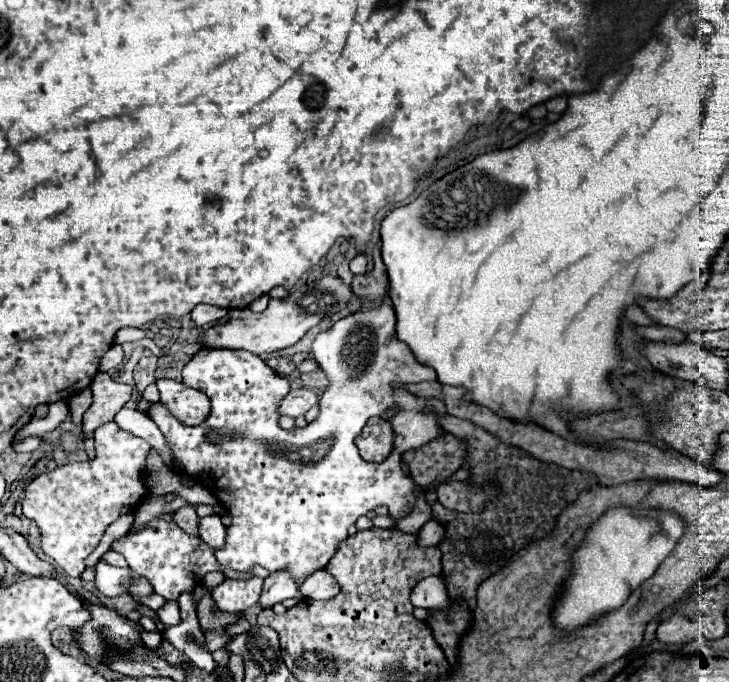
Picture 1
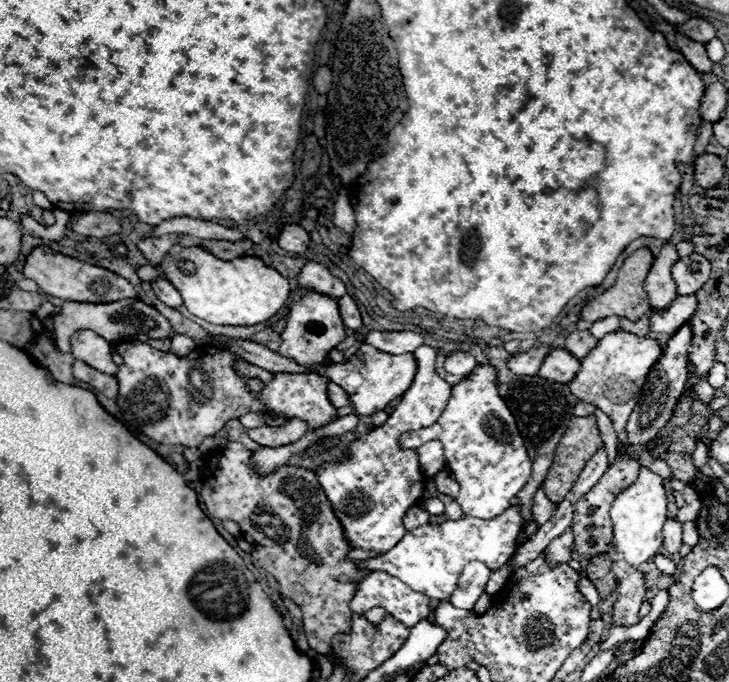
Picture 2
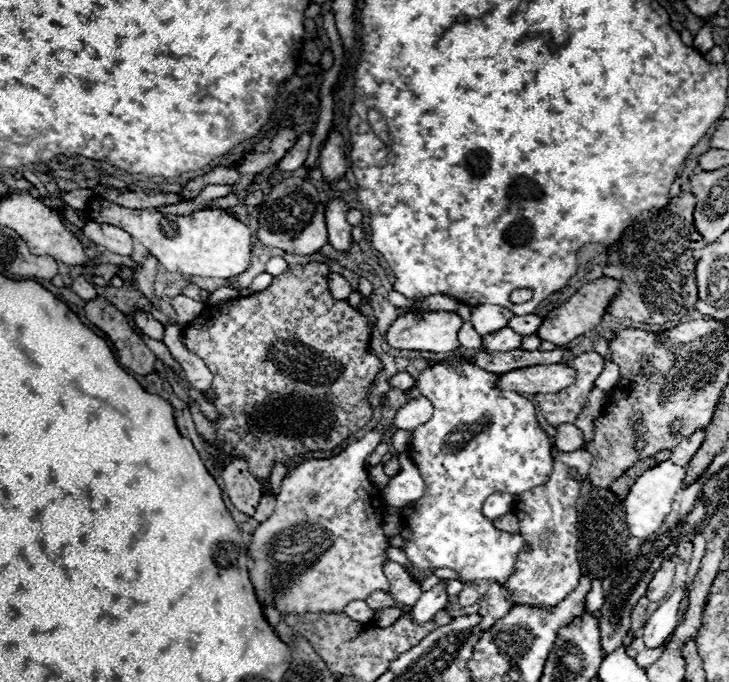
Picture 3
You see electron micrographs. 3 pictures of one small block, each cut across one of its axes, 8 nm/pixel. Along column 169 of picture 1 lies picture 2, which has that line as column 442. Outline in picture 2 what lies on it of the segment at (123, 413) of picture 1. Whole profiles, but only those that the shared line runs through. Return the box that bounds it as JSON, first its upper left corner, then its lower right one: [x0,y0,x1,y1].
[418,440,446,476]

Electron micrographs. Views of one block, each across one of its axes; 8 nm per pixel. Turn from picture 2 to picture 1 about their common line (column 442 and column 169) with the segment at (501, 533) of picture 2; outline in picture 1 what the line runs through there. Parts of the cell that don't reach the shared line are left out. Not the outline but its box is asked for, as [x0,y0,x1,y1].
[110,518,222,600]

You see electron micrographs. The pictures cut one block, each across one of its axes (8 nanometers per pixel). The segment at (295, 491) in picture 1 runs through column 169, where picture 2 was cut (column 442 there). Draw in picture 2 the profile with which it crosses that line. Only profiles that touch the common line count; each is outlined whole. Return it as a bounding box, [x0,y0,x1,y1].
[400,366,532,518]

